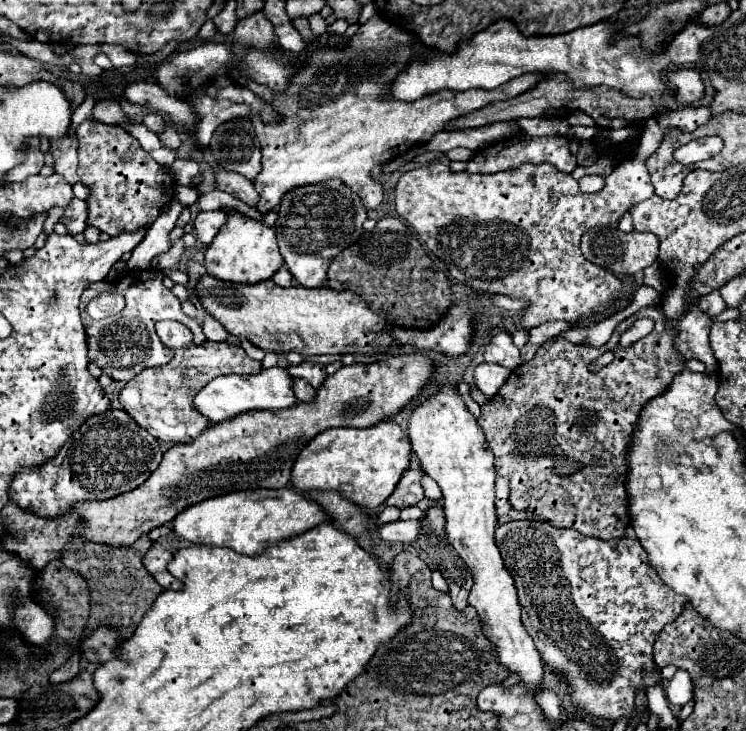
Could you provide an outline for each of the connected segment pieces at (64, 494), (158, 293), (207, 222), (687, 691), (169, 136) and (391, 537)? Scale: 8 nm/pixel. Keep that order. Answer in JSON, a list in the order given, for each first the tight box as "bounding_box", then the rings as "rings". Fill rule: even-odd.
[{"bounding_box":[9,409,163,517],"rings":[[[109,409],[107,413],[101,413],[97,417],[91,417],[91,421],[85,421],[85,425],[65,443],[63,451],[53,461],[47,461],[43,467],[37,469],[21,469],[9,487],[9,497],[17,505],[31,507],[41,517],[55,517],[67,513],[69,507],[79,501],[103,501],[133,491],[135,487],[145,483],[147,477],[159,467],[161,457],[163,453],[159,441],[153,435],[141,429],[125,411]]]},{"bounding_box":[81,269,205,383],"rings":[[[147,269],[147,271],[129,271],[127,275],[119,277],[115,285],[109,285],[107,281],[101,283],[93,283],[89,285],[89,289],[85,289],[83,297],[81,297],[81,319],[85,325],[85,333],[87,333],[87,341],[89,341],[89,359],[93,363],[97,363],[103,373],[107,373],[109,377],[113,377],[115,381],[123,381],[127,383],[129,379],[133,379],[135,375],[139,375],[143,369],[149,367],[159,367],[159,365],[167,365],[173,359],[173,351],[167,349],[157,333],[155,333],[155,323],[159,319],[173,319],[183,323],[185,327],[191,329],[193,337],[195,337],[195,345],[205,343],[205,335],[201,331],[201,325],[197,323],[197,319],[187,317],[181,309],[181,301],[163,285],[163,271],[155,271],[155,269]],[[105,291],[117,291],[125,295],[125,309],[119,315],[107,317],[107,319],[91,319],[85,311],[87,303],[94,298],[96,294]]]},{"bounding_box":[193,211,227,245],"rings":[[[201,211],[193,221],[197,239],[203,245],[209,245],[215,239],[215,235],[219,233],[219,229],[223,227],[225,219],[227,219],[227,215],[223,211]]]},{"bounding_box":[667,669,693,707],"rings":[[[679,669],[673,679],[669,681],[669,687],[667,687],[667,699],[671,705],[675,707],[683,707],[687,701],[693,699],[693,687],[691,687],[691,679],[689,675]]]},{"bounding_box":[159,124,182,149],"rings":[[[167,124],[165,127],[165,133],[161,133],[159,137],[161,137],[163,145],[167,145],[167,147],[171,147],[171,149],[178,149],[179,145],[182,143],[180,133],[171,124]]]},{"bounding_box":[379,521,421,543],"rings":[[[395,521],[379,527],[379,537],[385,541],[413,543],[421,533],[421,521]]]}]

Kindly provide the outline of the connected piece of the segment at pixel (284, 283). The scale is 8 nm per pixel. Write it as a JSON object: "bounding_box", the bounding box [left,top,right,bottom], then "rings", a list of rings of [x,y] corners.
{"bounding_box":[271,265,293,287],"rings":[[[285,265],[271,277],[279,287],[291,287],[293,285],[293,275],[285,269]]]}

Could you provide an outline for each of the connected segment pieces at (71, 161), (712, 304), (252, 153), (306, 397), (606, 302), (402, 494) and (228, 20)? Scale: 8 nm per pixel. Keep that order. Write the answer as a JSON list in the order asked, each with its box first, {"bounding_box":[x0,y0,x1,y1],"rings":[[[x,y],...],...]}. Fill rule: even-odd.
[{"bounding_box":[51,131,79,185],"rings":[[[67,131],[61,139],[51,139],[51,155],[55,159],[55,171],[63,175],[71,185],[79,181],[77,175],[77,137],[75,131]]]},{"bounding_box":[697,291,725,317],"rings":[[[713,291],[713,293],[709,293],[707,297],[701,297],[697,305],[699,305],[699,309],[701,309],[703,313],[707,313],[709,317],[719,315],[721,311],[725,311],[725,303],[723,303],[719,291]]]},{"bounding_box":[209,117,261,181],"rings":[[[249,117],[231,119],[219,125],[209,149],[215,163],[225,171],[239,173],[249,181],[253,181],[261,171],[261,147]]]},{"bounding_box":[293,377,315,401],"rings":[[[295,377],[293,379],[293,393],[295,393],[295,397],[297,397],[297,401],[313,401],[313,397],[315,397],[315,389],[305,381],[305,379],[299,379],[299,377]]]},{"bounding_box":[395,107,713,327],"rings":[[[685,107],[681,111],[663,113],[651,117],[645,123],[645,131],[641,133],[641,153],[629,161],[619,165],[611,175],[605,177],[605,185],[597,193],[581,193],[577,181],[569,173],[561,173],[551,163],[539,165],[523,165],[521,169],[511,169],[511,173],[497,175],[469,175],[469,173],[451,173],[443,163],[431,163],[421,169],[405,171],[395,189],[395,211],[403,217],[427,243],[427,247],[447,265],[451,277],[459,283],[487,293],[501,293],[515,299],[531,301],[531,307],[525,309],[523,325],[535,327],[545,321],[565,319],[579,321],[577,327],[589,327],[597,321],[609,317],[613,311],[609,309],[615,299],[623,299],[623,283],[609,271],[589,263],[579,249],[579,239],[587,229],[597,225],[617,223],[631,205],[653,197],[653,185],[649,181],[649,173],[645,169],[645,159],[651,157],[667,131],[679,129],[685,133],[693,133],[699,125],[705,125],[713,117],[709,107]],[[607,309],[605,315],[595,317],[593,321],[585,321],[593,311]]]},{"bounding_box":[385,459,423,509],"rings":[[[413,459],[409,471],[401,477],[399,485],[395,487],[395,491],[391,493],[391,497],[385,501],[385,505],[393,505],[393,507],[399,507],[399,509],[417,505],[423,499],[421,477],[423,477],[423,469],[421,469],[419,461]]]},{"bounding_box":[213,1,237,35],"rings":[[[236,1],[225,3],[223,11],[213,19],[213,23],[215,23],[215,27],[219,29],[219,33],[229,35],[229,33],[235,29],[235,25],[237,25]]]}]

